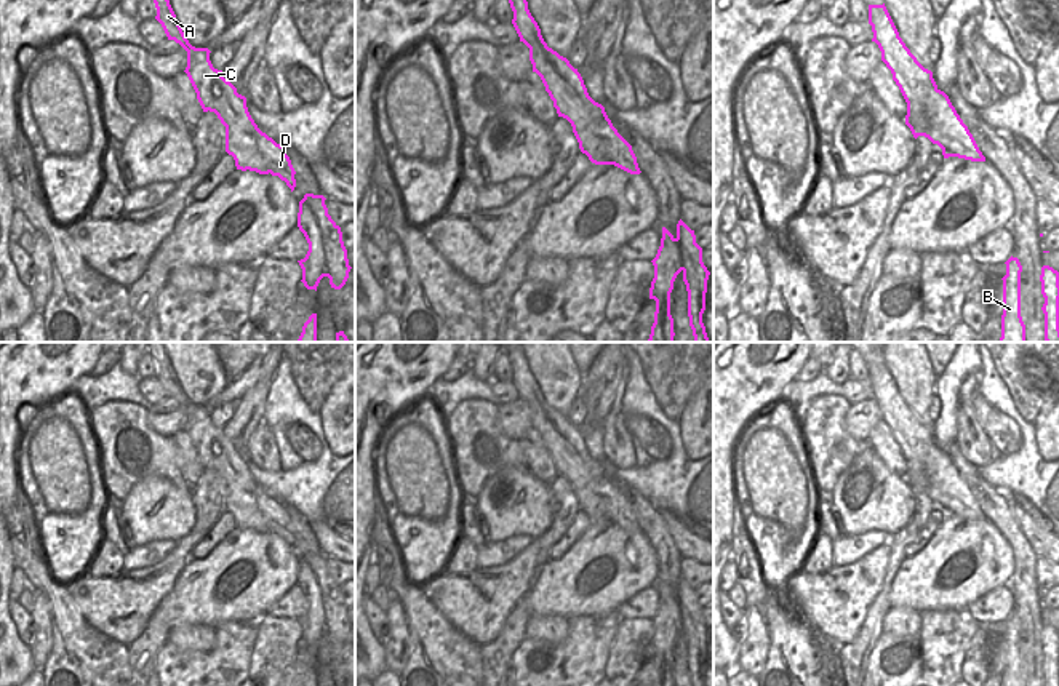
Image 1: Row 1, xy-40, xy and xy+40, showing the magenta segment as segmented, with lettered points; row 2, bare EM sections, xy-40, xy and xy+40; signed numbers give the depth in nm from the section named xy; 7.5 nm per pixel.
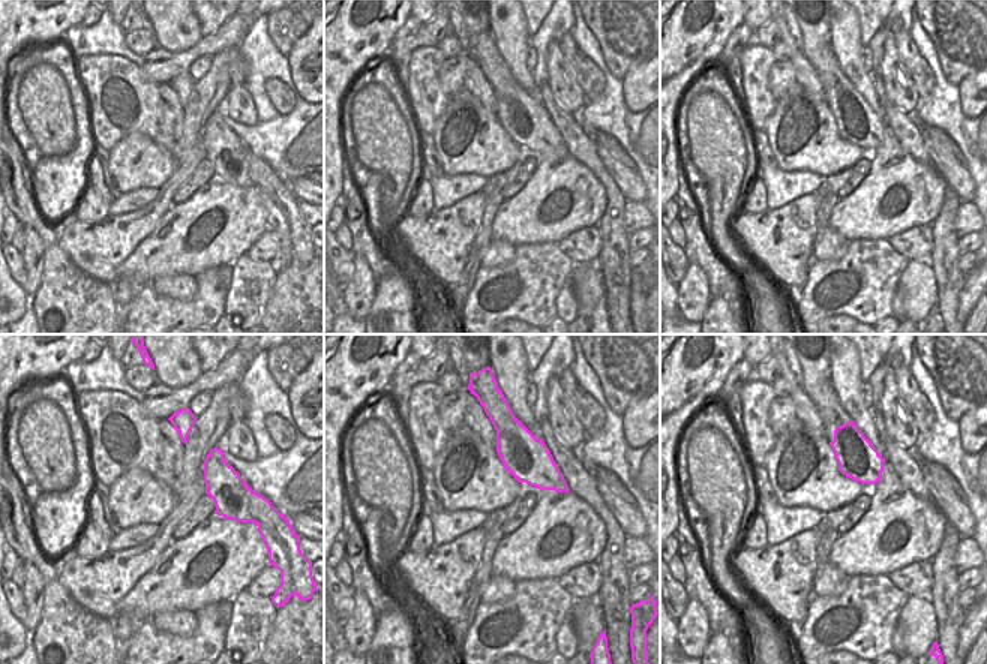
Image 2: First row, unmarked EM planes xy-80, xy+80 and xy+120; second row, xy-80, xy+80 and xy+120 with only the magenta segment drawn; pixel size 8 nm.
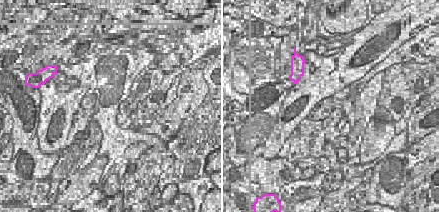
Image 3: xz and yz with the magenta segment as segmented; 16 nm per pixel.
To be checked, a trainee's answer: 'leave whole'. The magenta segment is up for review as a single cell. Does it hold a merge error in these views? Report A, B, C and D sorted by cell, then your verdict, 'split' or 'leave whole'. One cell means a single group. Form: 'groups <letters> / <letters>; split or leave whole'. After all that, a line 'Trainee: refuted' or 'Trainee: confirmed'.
groups A B C / D; split
Trainee: refuted

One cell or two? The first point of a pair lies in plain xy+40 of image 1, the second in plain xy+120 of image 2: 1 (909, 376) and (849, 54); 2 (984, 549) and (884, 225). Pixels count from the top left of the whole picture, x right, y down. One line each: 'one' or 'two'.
1: one
2: one

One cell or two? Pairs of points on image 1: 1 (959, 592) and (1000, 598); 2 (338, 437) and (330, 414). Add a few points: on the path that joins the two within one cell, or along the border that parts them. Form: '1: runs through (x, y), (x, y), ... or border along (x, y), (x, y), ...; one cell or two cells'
1: border along (1005, 584), (987, 590), (965, 610); two cells
2: runs through (338, 432), (335, 419); one cell

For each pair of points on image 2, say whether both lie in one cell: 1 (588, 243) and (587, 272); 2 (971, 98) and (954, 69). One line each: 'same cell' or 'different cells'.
1: different cells
2: different cells

